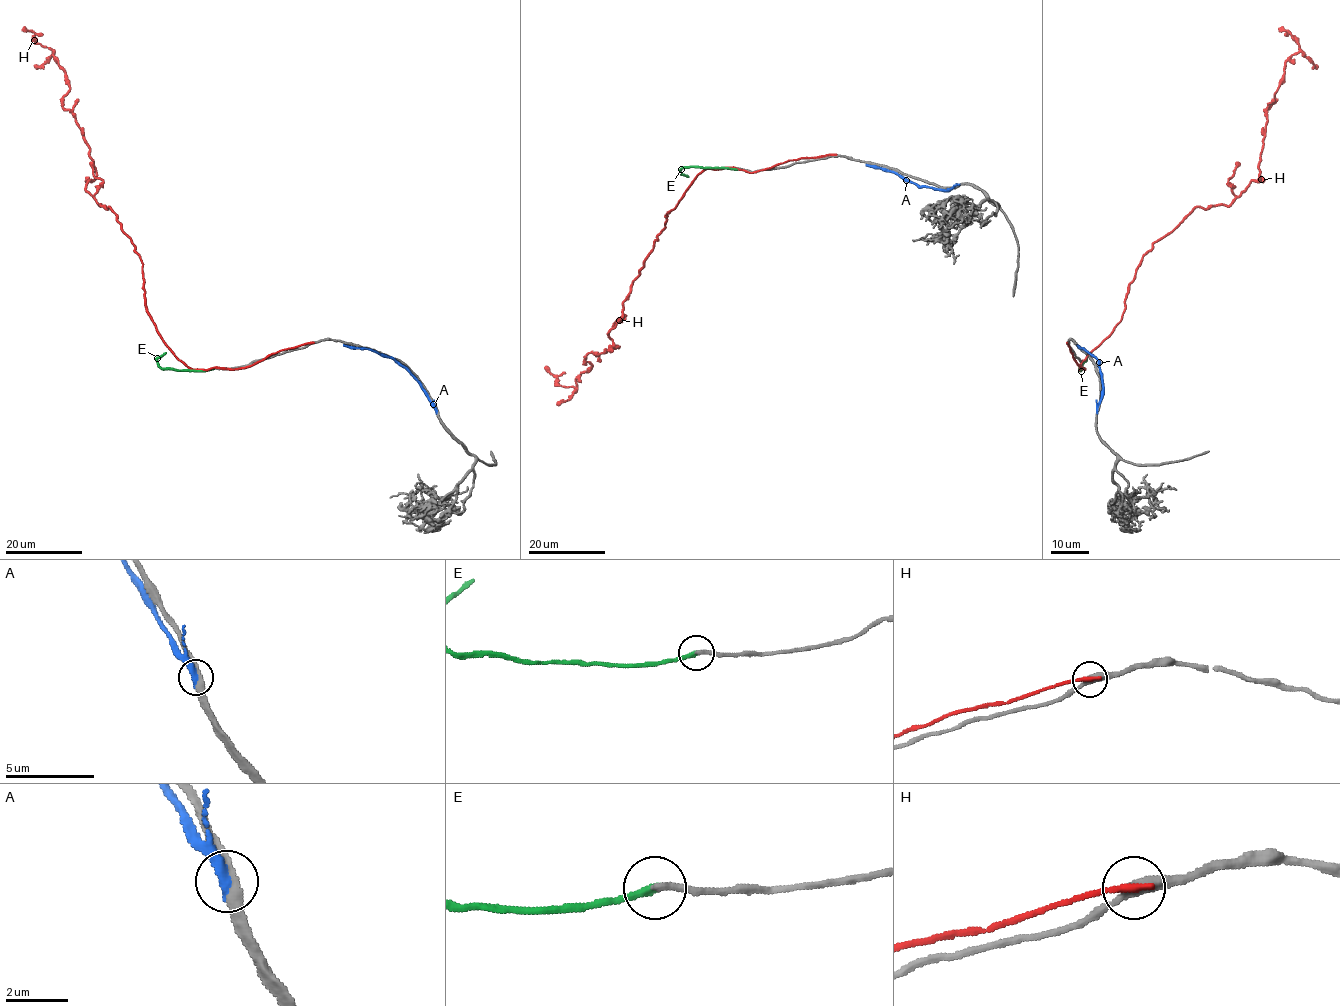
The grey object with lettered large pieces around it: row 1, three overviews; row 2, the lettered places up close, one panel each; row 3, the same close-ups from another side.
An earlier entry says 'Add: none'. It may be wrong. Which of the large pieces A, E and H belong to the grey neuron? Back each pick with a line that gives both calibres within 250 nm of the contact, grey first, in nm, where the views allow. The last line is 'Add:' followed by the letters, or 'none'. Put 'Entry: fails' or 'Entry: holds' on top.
Entry: holds
Add: none

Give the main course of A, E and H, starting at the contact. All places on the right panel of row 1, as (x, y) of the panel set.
A: (1097, 410), (1102, 384), (1098, 362), (1076, 345)
E: (1081, 368), (1089, 352)
H: (1067, 342), (1085, 368), (1152, 244), (1195, 207), (1229, 205), (1259, 180), (1265, 109), (1299, 51), (1279, 29)

